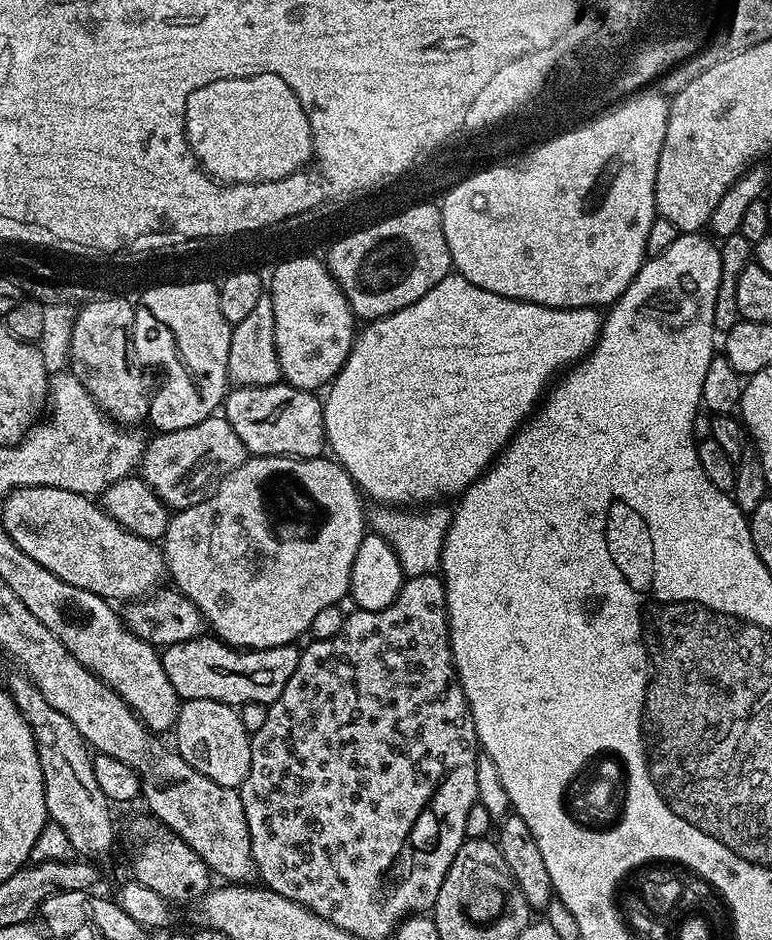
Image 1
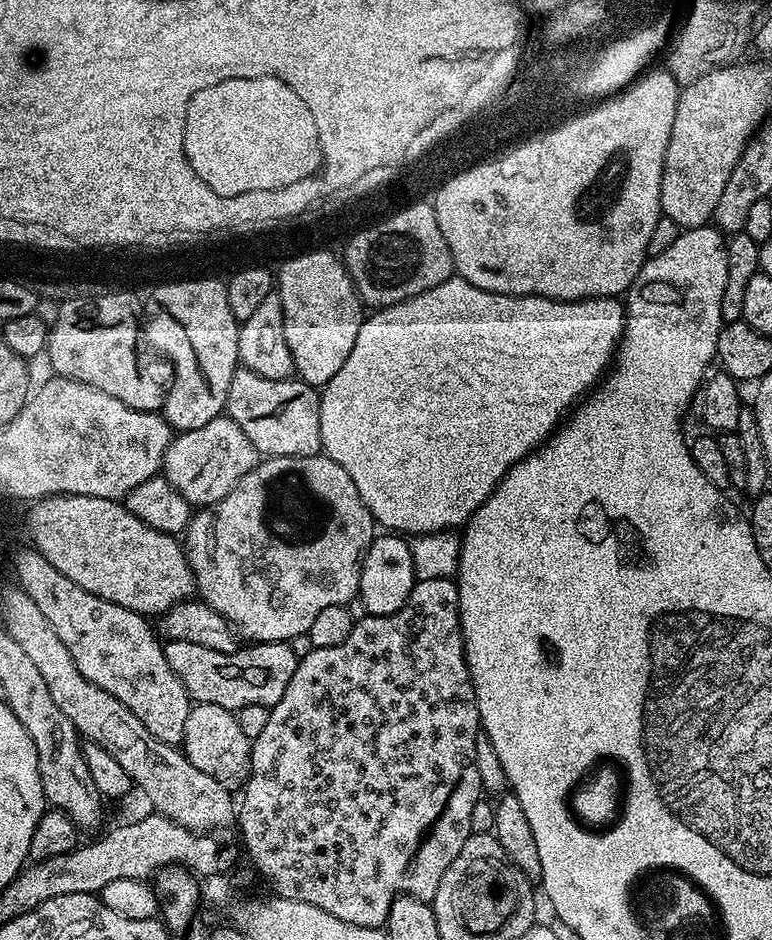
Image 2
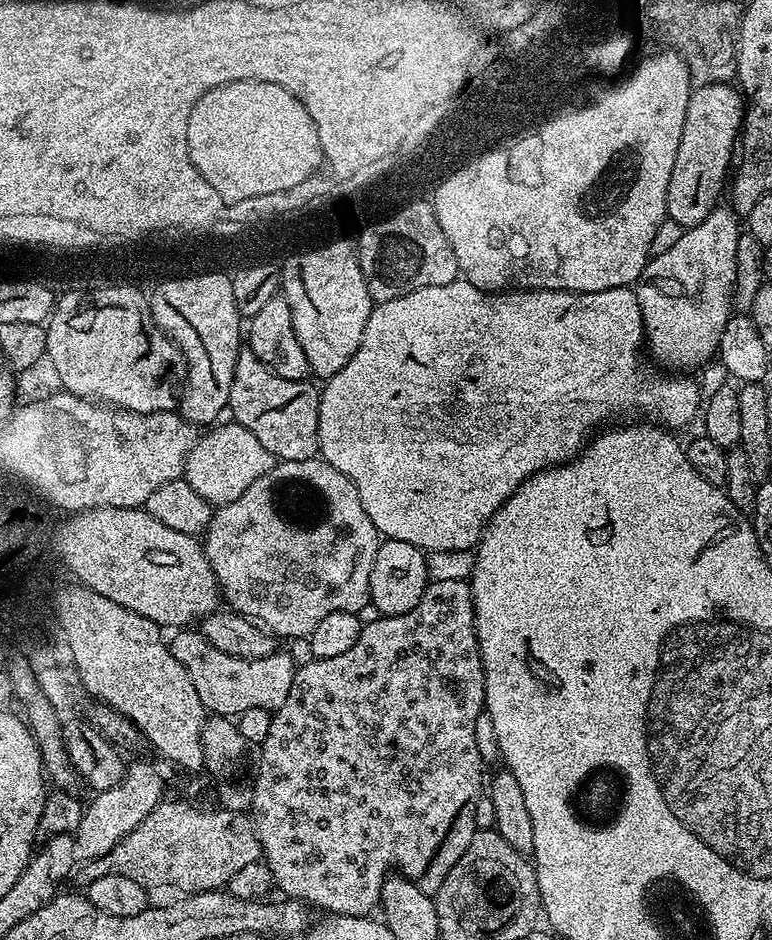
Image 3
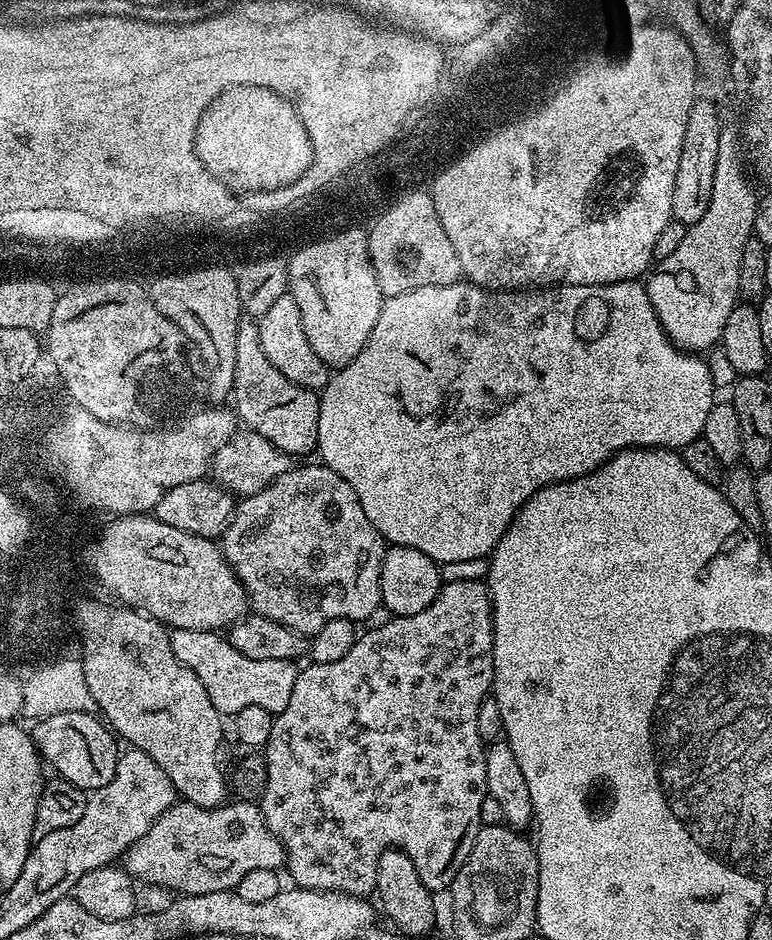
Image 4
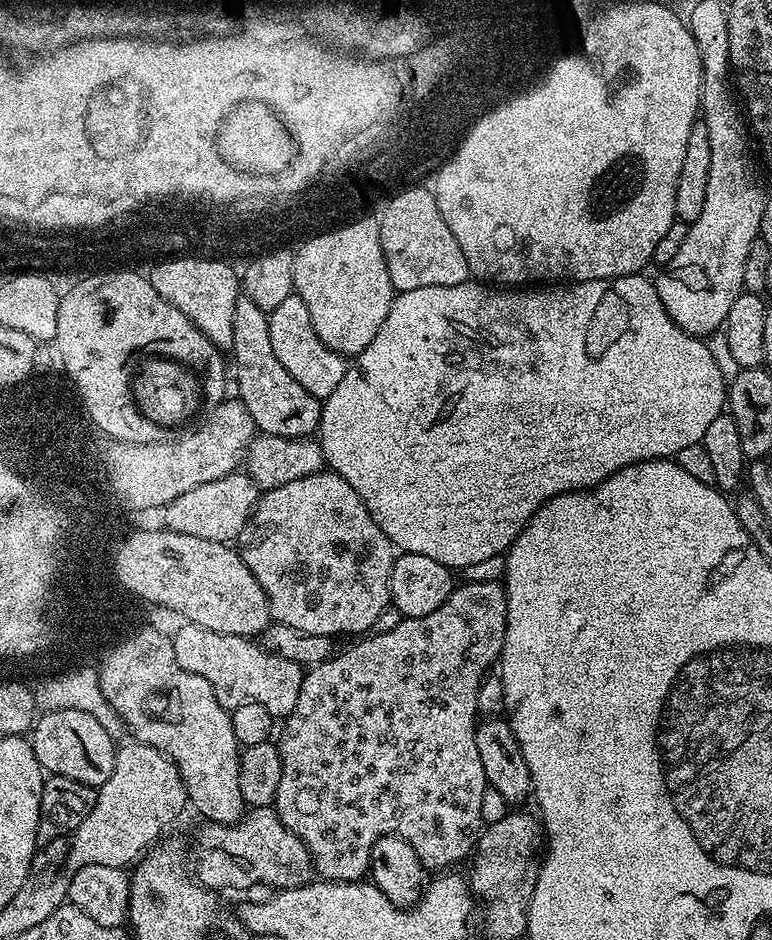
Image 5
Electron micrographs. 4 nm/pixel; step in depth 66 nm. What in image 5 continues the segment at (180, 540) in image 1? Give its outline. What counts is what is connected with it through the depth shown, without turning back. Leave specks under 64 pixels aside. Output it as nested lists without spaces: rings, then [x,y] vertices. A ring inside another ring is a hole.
[[[321,470],[264,492],[256,501],[252,517],[240,531],[238,551],[265,592],[271,619],[277,624],[331,638],[338,637],[339,632],[364,634],[377,627],[376,619],[383,614],[384,607],[389,607],[388,583],[394,545],[382,534],[378,522],[370,518],[354,486],[337,472]]]

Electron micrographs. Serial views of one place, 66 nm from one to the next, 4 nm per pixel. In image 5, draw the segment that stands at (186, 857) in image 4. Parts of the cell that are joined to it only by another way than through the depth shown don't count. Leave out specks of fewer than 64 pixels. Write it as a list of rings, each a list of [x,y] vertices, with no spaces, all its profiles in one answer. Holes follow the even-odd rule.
[[[275,807],[252,808],[245,811],[244,815],[236,821],[235,824],[210,824],[205,823],[204,829],[196,836],[196,868],[194,864],[194,875],[206,888],[213,890],[225,890],[224,888],[252,888],[255,884],[269,884],[269,889],[279,890],[282,888],[297,888],[303,884],[309,883],[313,879],[314,869],[312,867],[312,855],[308,852],[308,847],[300,841],[290,830],[286,830],[286,826],[278,818]]]

